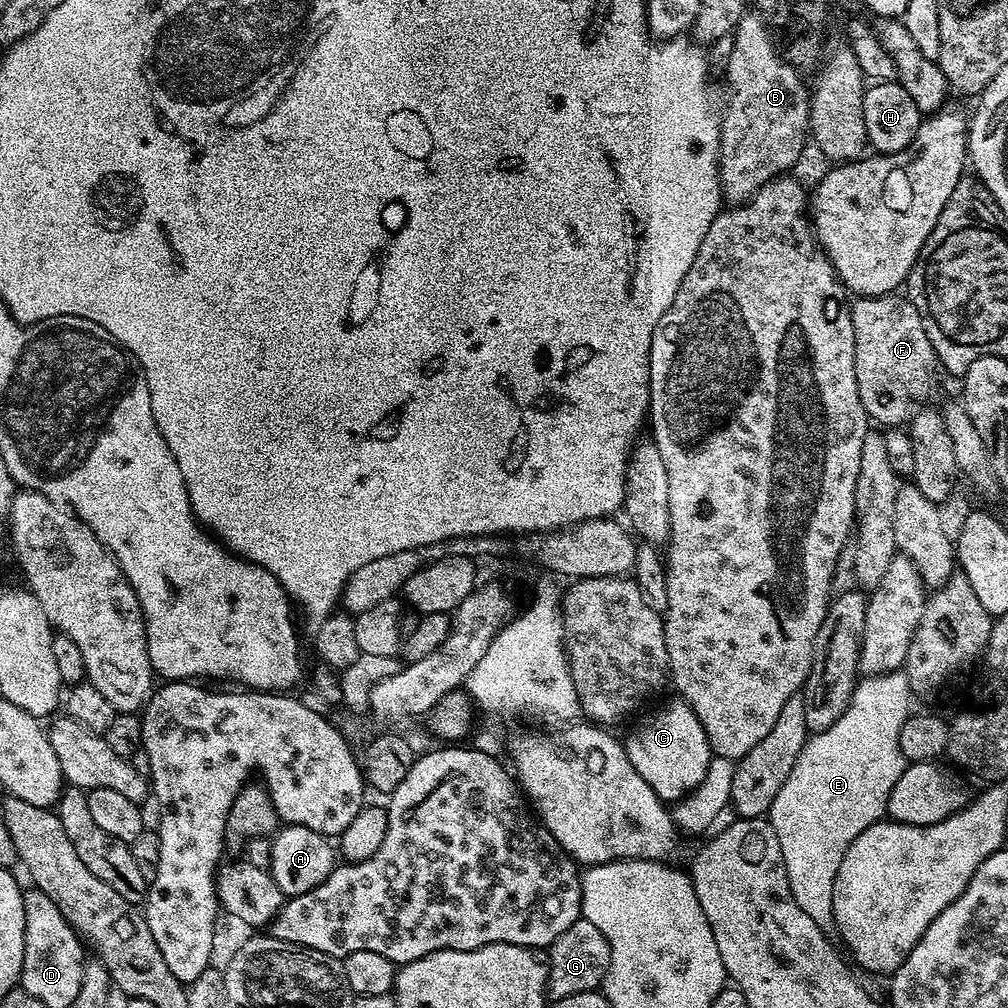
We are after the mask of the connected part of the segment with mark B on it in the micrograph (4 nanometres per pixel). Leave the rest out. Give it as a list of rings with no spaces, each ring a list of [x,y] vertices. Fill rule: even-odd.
[[[746,14],[740,19],[740,25],[731,41],[733,44],[732,53],[728,56],[728,84],[732,87],[732,93],[728,96],[728,105],[723,105],[720,117],[720,190],[723,199],[732,206],[749,200],[763,184],[768,184],[777,176],[791,173],[804,143],[809,143],[810,140],[809,85],[804,85],[795,66],[776,49],[771,34],[773,35],[769,25],[759,15]]]

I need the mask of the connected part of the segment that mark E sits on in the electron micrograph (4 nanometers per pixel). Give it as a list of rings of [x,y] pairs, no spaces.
[[[903,670],[864,676],[852,691],[852,700],[842,718],[838,718],[834,726],[809,735],[802,746],[802,754],[798,754],[798,762],[794,762],[794,770],[790,770],[790,778],[782,782],[782,790],[774,794],[774,802],[767,810],[766,819],[774,826],[774,834],[778,834],[778,846],[782,846],[782,858],[794,902],[798,902],[798,906],[814,918],[819,928],[828,930],[836,924],[834,882],[846,850],[854,838],[862,834],[862,830],[885,819],[891,791],[906,767],[898,746],[898,734],[902,730],[902,722],[906,722],[910,714],[908,696],[910,689]]]

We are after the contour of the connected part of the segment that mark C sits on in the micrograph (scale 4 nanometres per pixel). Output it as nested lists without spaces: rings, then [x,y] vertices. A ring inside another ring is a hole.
[[[673,698],[669,704],[654,709],[645,720],[638,721],[629,730],[628,737],[623,737],[622,743],[634,770],[642,774],[642,778],[646,780],[646,786],[650,786],[650,790],[654,790],[654,794],[658,794],[658,798],[665,802],[677,802],[691,794],[702,782],[707,766],[714,757],[706,734],[702,730],[702,722],[698,722],[694,710],[690,710],[690,706],[679,698]]]

